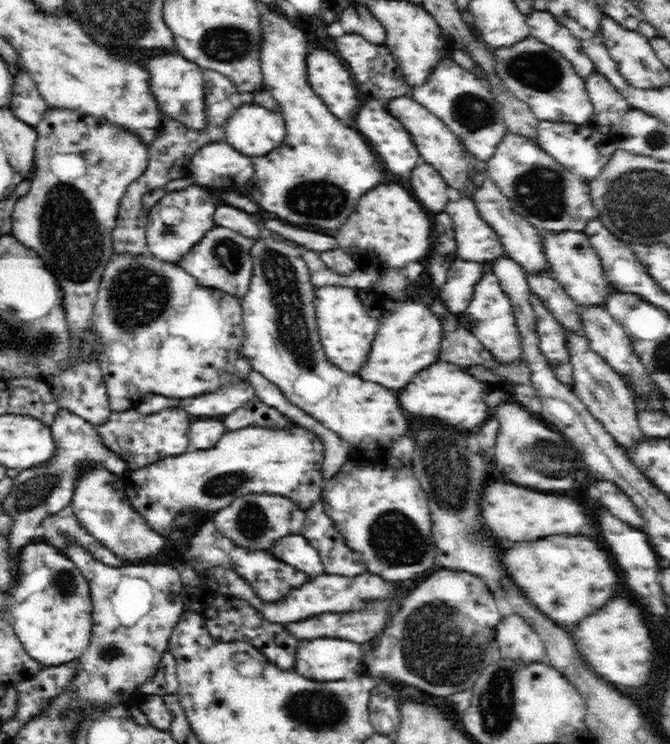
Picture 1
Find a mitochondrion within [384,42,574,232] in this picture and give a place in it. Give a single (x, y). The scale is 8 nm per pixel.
(539, 71)

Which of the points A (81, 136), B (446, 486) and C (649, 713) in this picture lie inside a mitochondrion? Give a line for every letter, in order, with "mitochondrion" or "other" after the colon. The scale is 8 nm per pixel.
A: other
B: mitochondrion
C: other

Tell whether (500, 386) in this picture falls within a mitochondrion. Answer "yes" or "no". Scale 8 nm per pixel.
no

